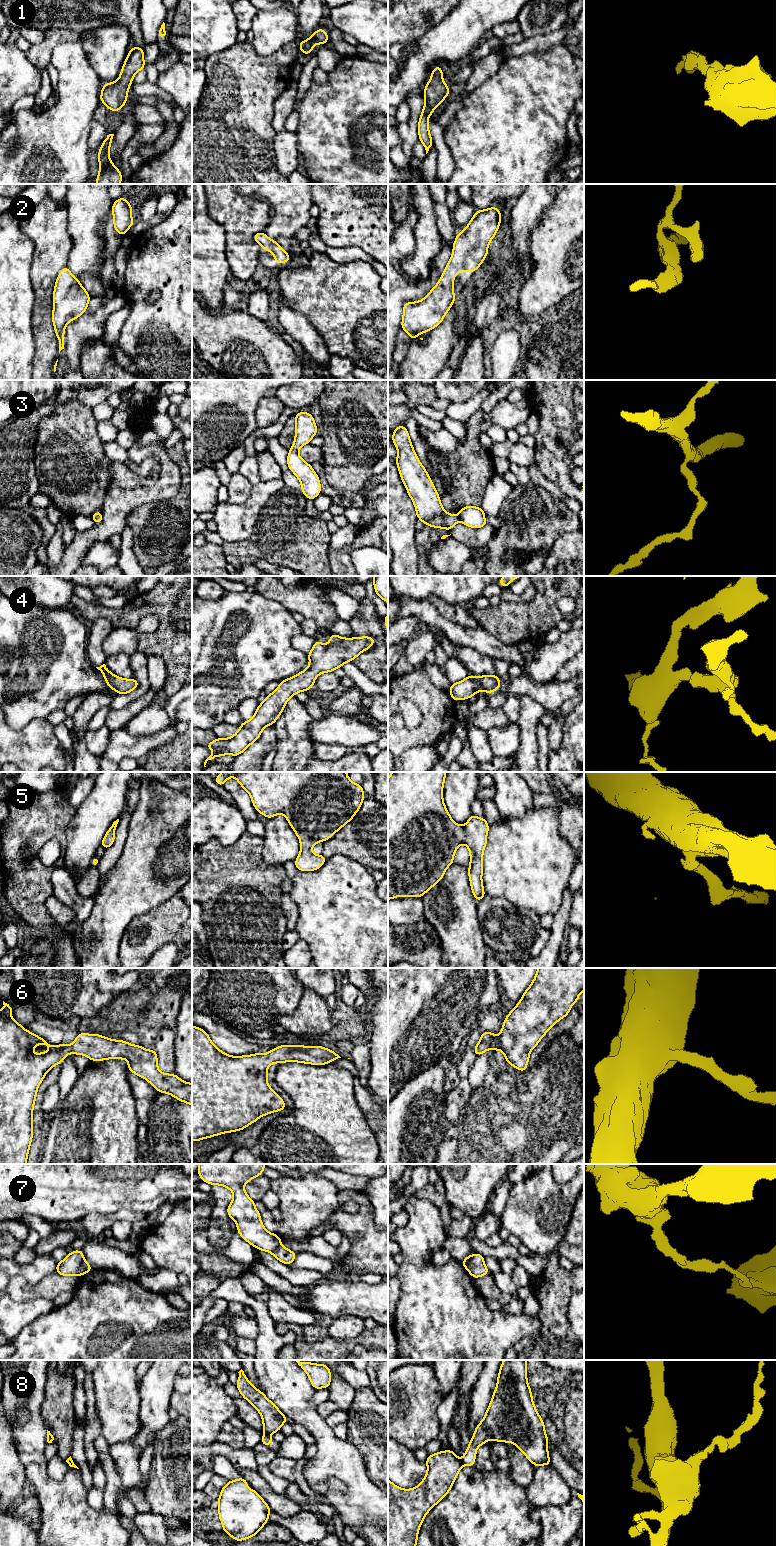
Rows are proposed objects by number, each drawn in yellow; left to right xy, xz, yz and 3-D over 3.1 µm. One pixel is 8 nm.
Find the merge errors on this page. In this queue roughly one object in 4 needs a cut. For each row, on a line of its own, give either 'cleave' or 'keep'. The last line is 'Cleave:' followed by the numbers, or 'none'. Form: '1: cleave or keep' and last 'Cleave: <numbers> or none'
1: keep
2: keep
3: keep
4: keep
5: keep
6: keep
7: cleave
8: cleave
Cleave: 7, 8

